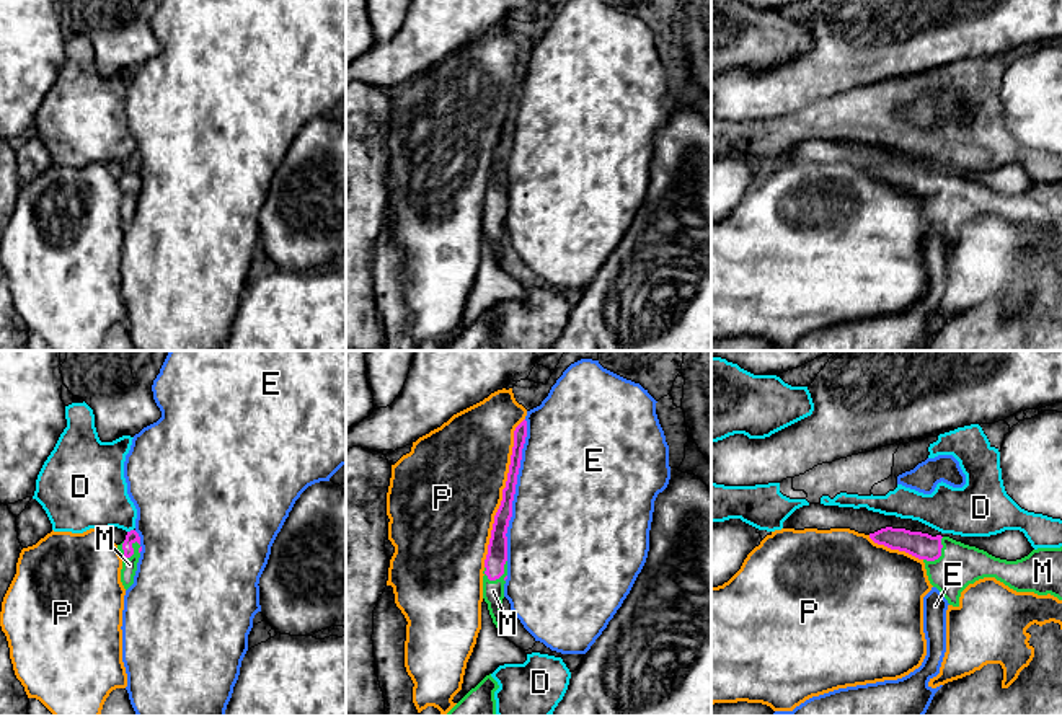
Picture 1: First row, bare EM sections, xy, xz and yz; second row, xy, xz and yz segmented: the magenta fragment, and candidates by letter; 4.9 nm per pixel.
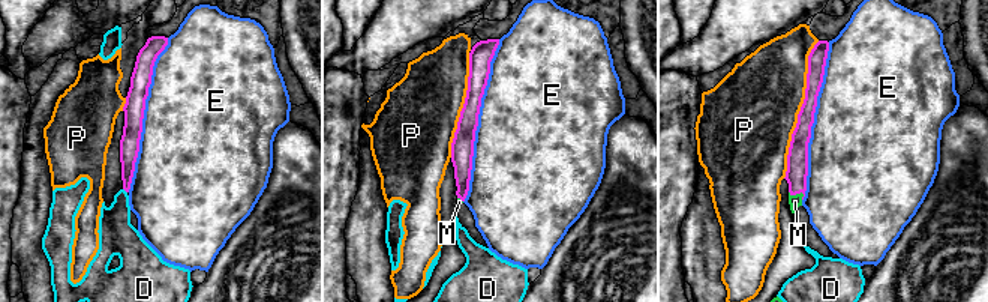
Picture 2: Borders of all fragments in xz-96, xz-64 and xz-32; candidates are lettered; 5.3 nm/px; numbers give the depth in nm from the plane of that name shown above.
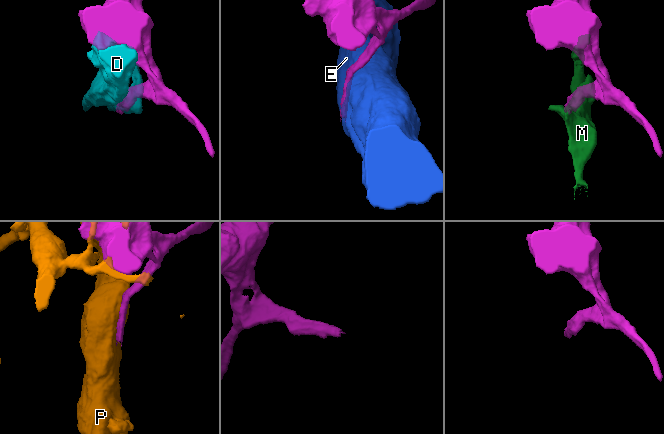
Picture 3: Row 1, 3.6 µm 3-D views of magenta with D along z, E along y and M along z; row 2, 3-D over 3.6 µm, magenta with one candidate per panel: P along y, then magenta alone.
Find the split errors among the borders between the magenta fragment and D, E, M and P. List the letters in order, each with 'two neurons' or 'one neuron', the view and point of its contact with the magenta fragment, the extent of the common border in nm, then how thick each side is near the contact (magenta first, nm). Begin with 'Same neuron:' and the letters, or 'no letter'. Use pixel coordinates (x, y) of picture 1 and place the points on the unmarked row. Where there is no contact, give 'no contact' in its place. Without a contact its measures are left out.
Same neuron: M
D: two neurons | xy (131, 165) | 40 nm | 60/320 nm
E: two neurons | xz (514, 124) | 700 nm | 80/500 nm
M: one neuron | xy (132, 186) | 110 nm | 60/80 nm
P: two neurons | xz (503, 128) | 750 nm | 100/500 nm

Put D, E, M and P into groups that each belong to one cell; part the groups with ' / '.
D / E / M / P

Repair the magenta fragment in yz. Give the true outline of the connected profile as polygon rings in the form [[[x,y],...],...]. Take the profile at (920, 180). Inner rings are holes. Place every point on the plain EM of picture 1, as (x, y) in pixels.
[[[886,161],[870,173],[922,194],[930,219],[953,241],[959,241],[961,227],[969,219],[984,212],[995,212],[1016,227],[1051,228],[1062,235],[1062,181],[1038,183],[1021,194],[1007,196],[949,171],[905,163]]]

